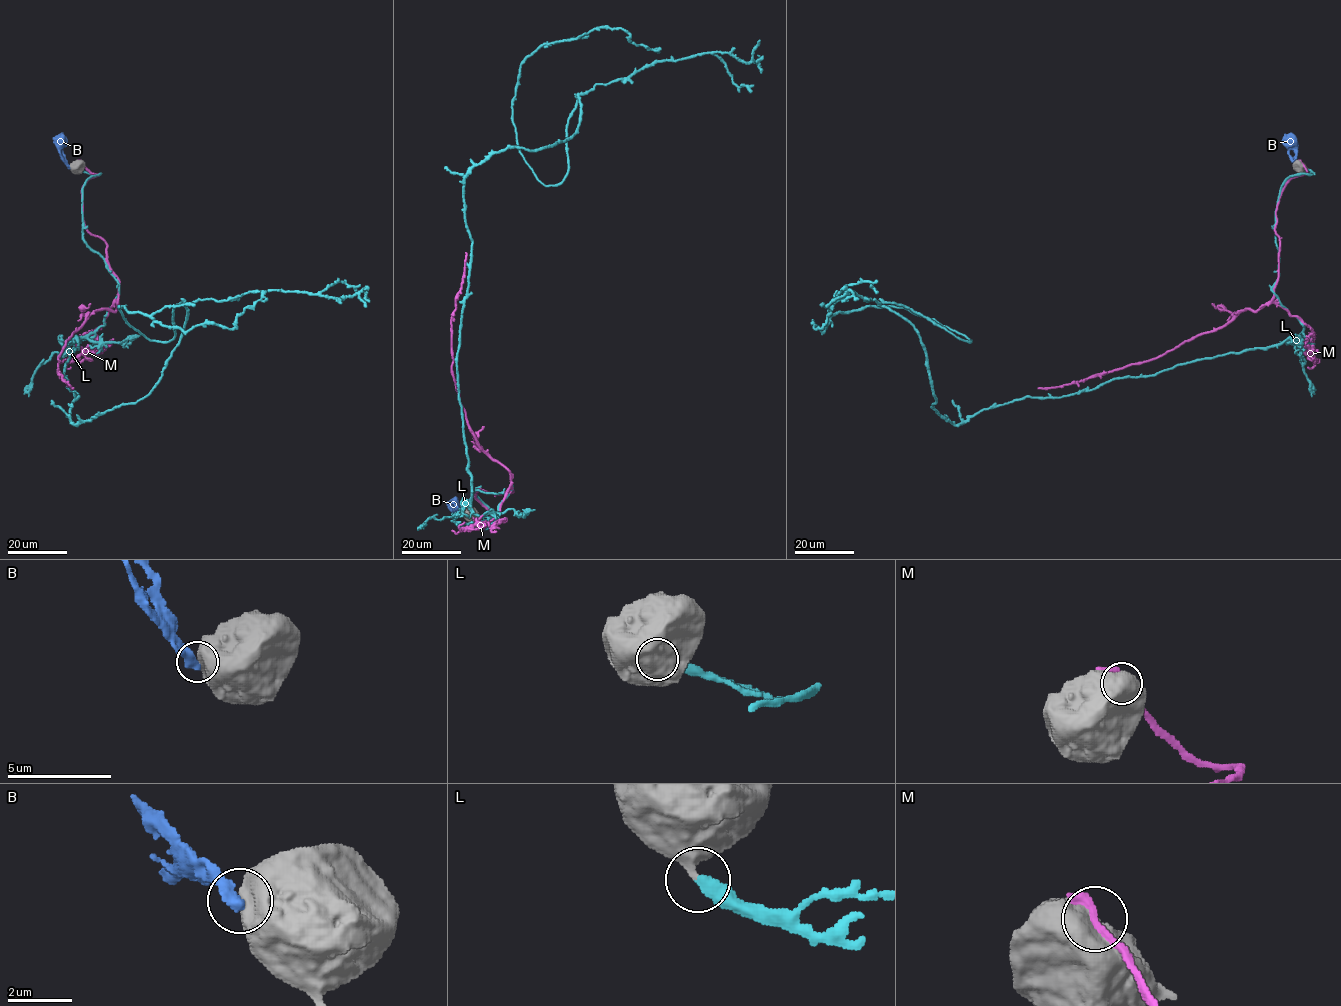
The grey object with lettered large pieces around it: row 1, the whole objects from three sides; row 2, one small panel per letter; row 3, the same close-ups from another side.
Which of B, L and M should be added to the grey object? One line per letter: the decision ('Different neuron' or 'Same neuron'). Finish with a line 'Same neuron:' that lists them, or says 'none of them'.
B: Different neuron
L: Same neuron
M: Different neuron
Same neuron: L

